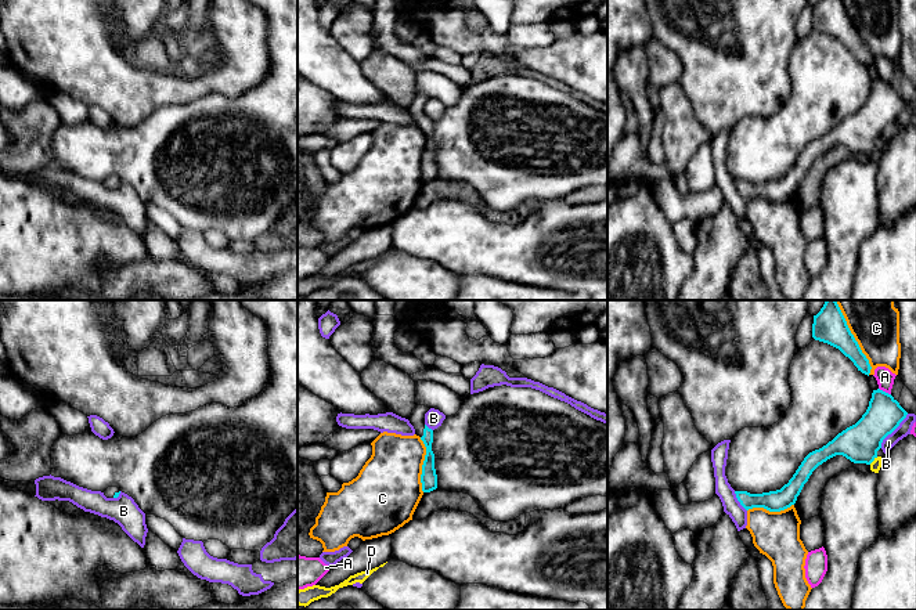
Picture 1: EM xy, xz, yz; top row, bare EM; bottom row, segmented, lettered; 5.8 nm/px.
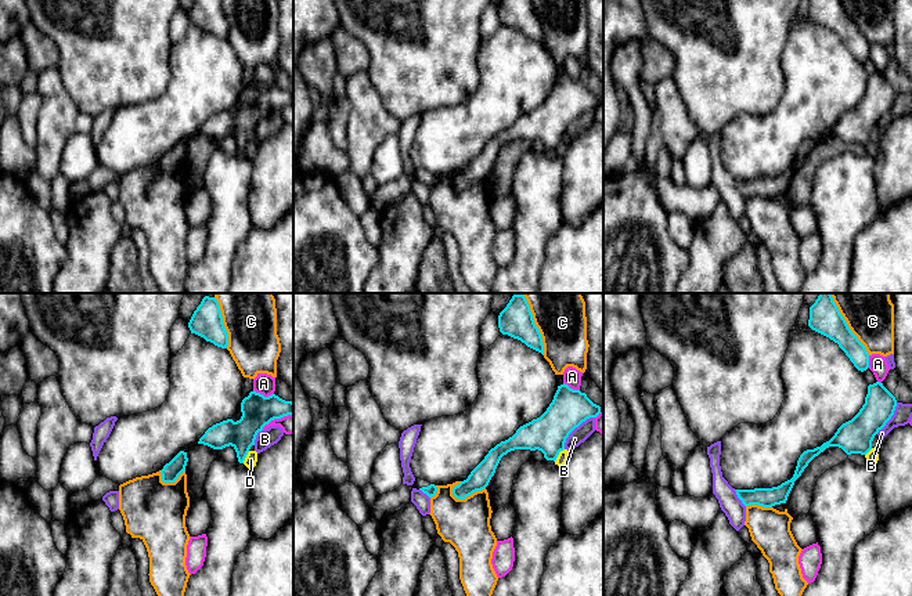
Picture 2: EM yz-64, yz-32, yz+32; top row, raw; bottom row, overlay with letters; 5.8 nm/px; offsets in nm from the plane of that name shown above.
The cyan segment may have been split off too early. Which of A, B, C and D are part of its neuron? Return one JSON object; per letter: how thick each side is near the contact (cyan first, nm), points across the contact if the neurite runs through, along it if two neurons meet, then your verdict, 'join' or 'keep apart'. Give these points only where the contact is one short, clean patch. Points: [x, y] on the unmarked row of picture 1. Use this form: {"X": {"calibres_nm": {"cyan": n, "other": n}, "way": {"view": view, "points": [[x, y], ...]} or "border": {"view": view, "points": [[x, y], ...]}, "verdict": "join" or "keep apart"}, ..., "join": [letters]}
{"A": {"calibres_nm": {"cyan": 200, "other": 100}, "verdict": "keep apart"}, "B": {"calibres_nm": {"cyan": 220, "other": 80}, "verdict": "keep apart"}, "C": {"calibres_nm": {"cyan": 190, "other": 260}, "verdict": "keep apart"}, "D": {"calibres_nm": {"cyan": 220, "other": 60}, "verdict": "keep apart"}, "join": []}

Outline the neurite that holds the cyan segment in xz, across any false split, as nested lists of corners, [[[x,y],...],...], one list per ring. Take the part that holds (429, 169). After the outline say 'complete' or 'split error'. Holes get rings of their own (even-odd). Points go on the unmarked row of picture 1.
[[[415,95],[412,100],[408,111],[415,119],[415,124],[421,127],[426,137],[426,145],[422,155],[422,165],[421,165],[421,173],[422,173],[422,181],[430,183],[437,178],[437,165],[434,159],[434,144],[432,141],[432,133],[433,133],[433,120],[429,119],[425,115],[425,104],[430,98],[425,95]]]; split error

